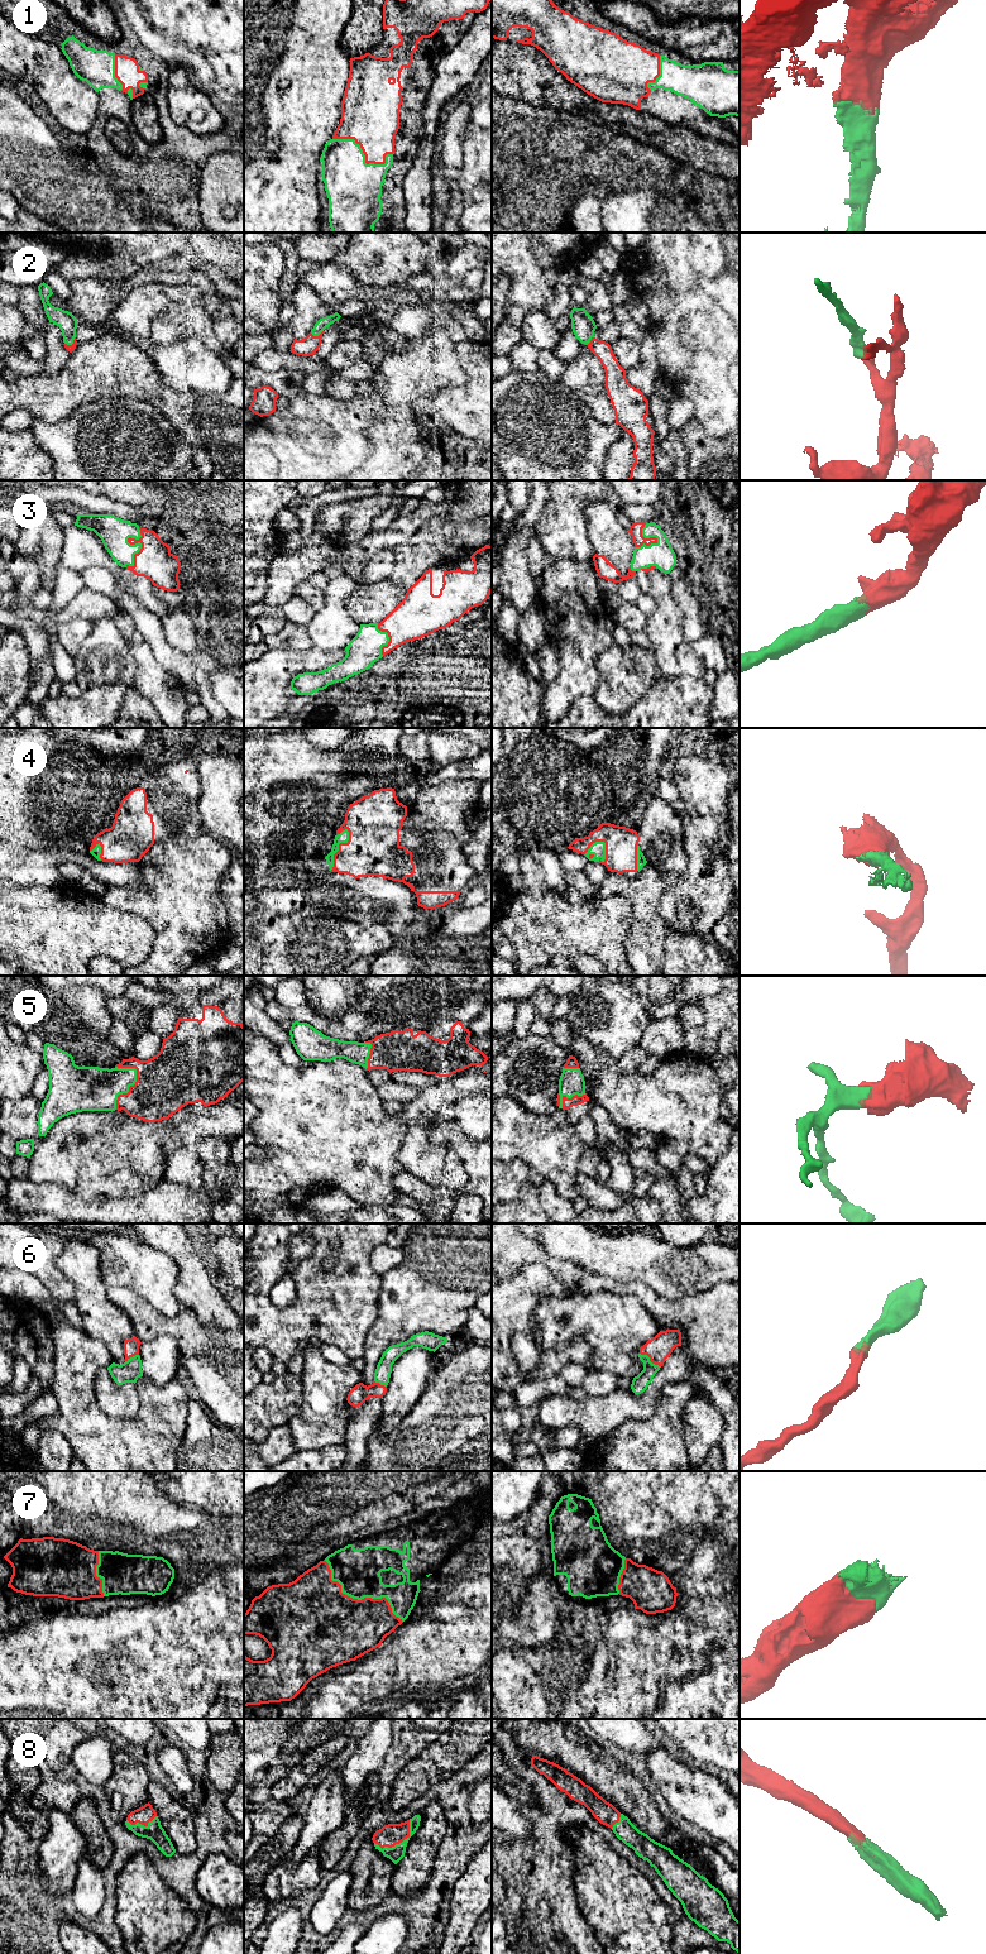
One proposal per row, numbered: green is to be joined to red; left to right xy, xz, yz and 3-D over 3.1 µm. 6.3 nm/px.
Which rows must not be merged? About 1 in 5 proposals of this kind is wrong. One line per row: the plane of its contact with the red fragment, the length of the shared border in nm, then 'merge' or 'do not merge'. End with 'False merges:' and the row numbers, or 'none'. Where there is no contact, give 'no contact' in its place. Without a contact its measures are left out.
1: contact in xz; length 400 nm; merge
2: contact in xz; length 90 nm; merge
3: contact in xy; length 280 nm; merge
4: contact in xz; length 300 nm; merge
5: contact in xy; length 300 nm; merge
6: contact in yz; length 160 nm; merge
7: contact in xz; length 650 nm; merge
8: contact in xz; length 280 nm; merge
False merges: none

